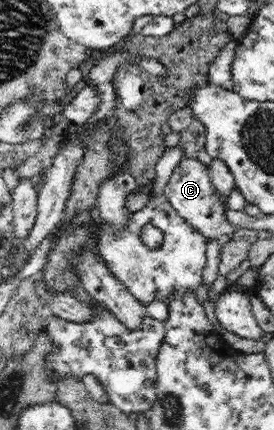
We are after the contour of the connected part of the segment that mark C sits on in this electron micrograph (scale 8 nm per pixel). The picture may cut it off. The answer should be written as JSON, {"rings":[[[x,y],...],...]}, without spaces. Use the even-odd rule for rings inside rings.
{"rings":[[[197,157],[182,158],[173,169],[170,179],[163,187],[163,193],[168,197],[178,214],[191,227],[202,234],[207,243],[218,243],[218,261],[220,252],[233,239],[238,230],[237,225],[229,219],[229,197],[213,183],[210,169]]]}

